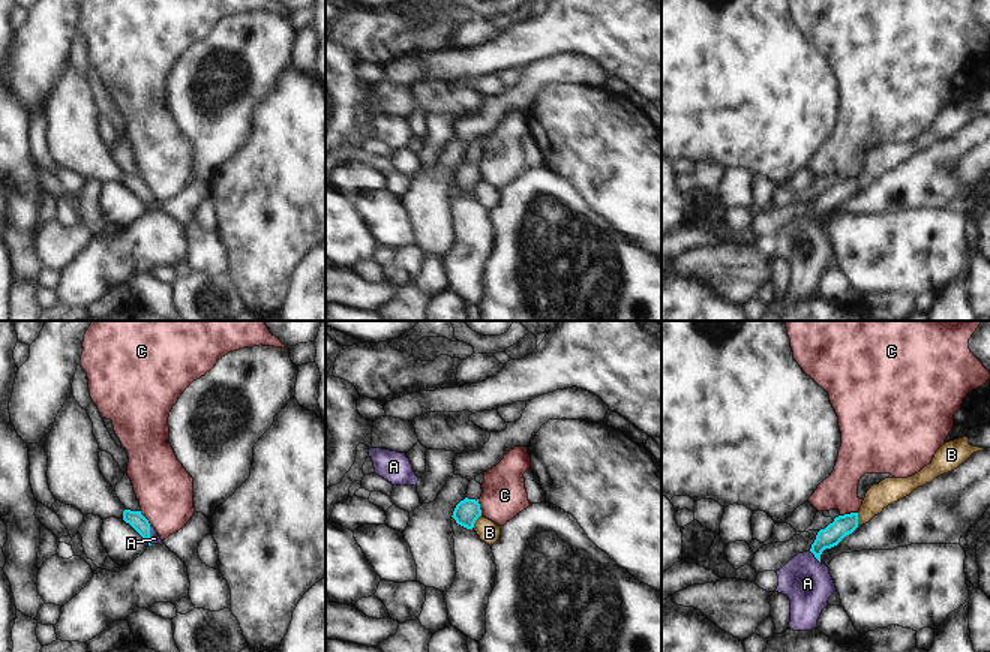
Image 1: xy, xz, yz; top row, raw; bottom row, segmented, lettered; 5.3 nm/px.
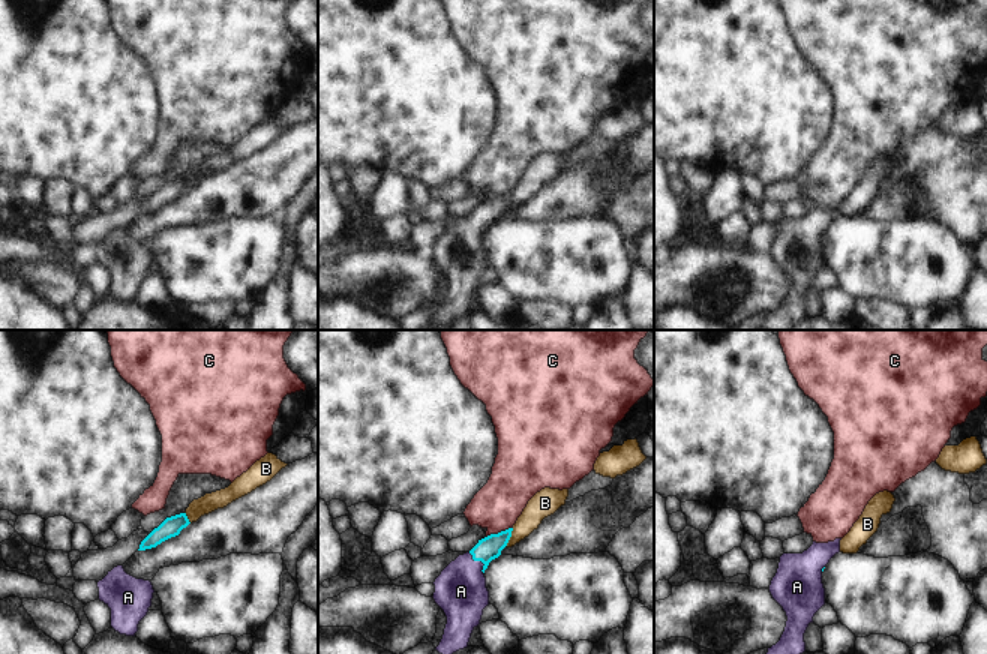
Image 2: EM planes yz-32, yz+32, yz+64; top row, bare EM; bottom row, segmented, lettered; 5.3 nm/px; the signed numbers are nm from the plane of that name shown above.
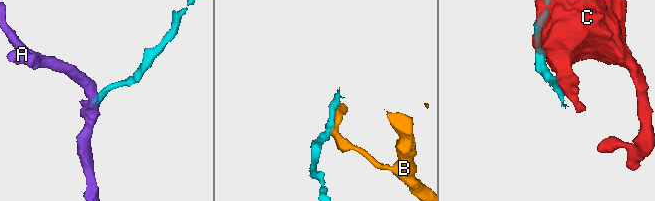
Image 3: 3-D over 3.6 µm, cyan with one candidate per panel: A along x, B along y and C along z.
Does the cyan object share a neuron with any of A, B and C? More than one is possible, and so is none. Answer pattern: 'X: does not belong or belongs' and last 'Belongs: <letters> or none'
A: belongs
B: does not belong
C: does not belong
Belongs: A

